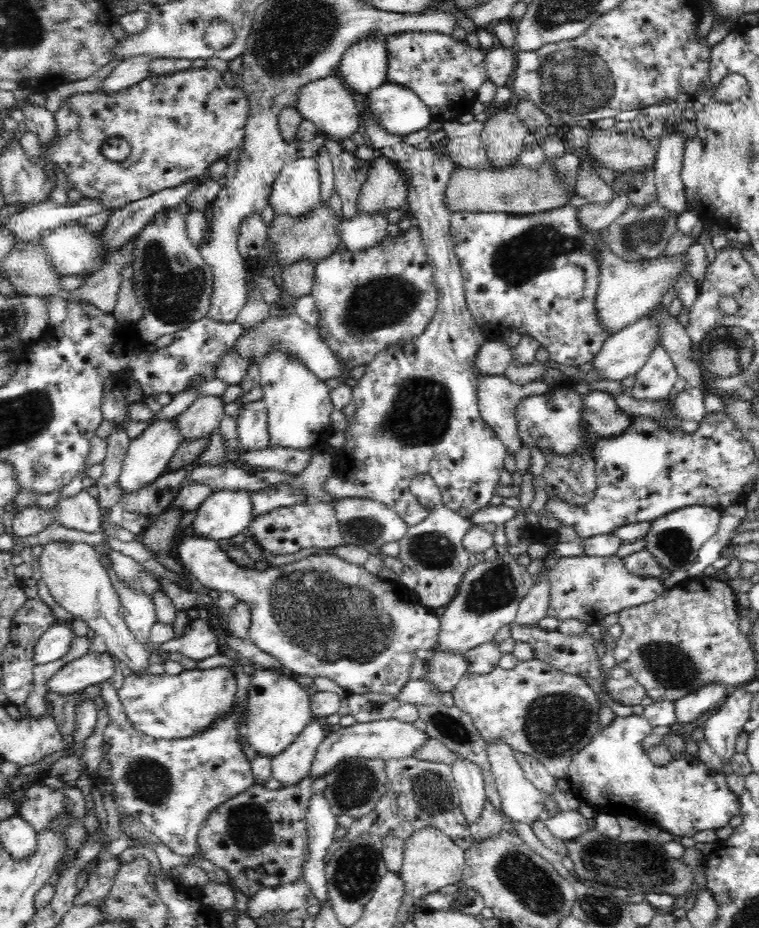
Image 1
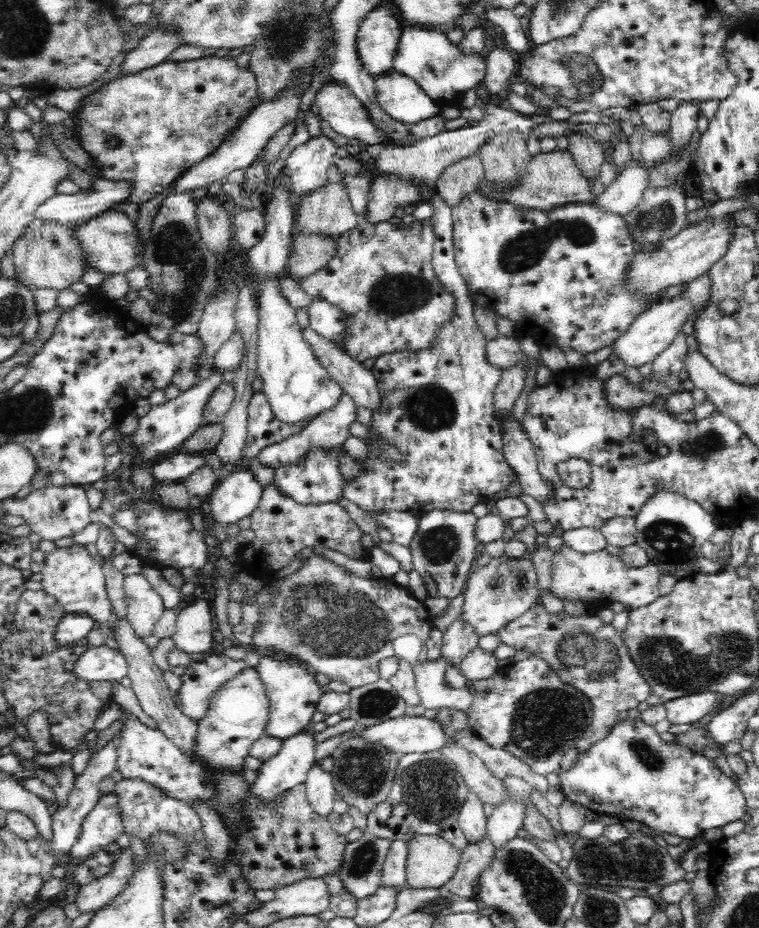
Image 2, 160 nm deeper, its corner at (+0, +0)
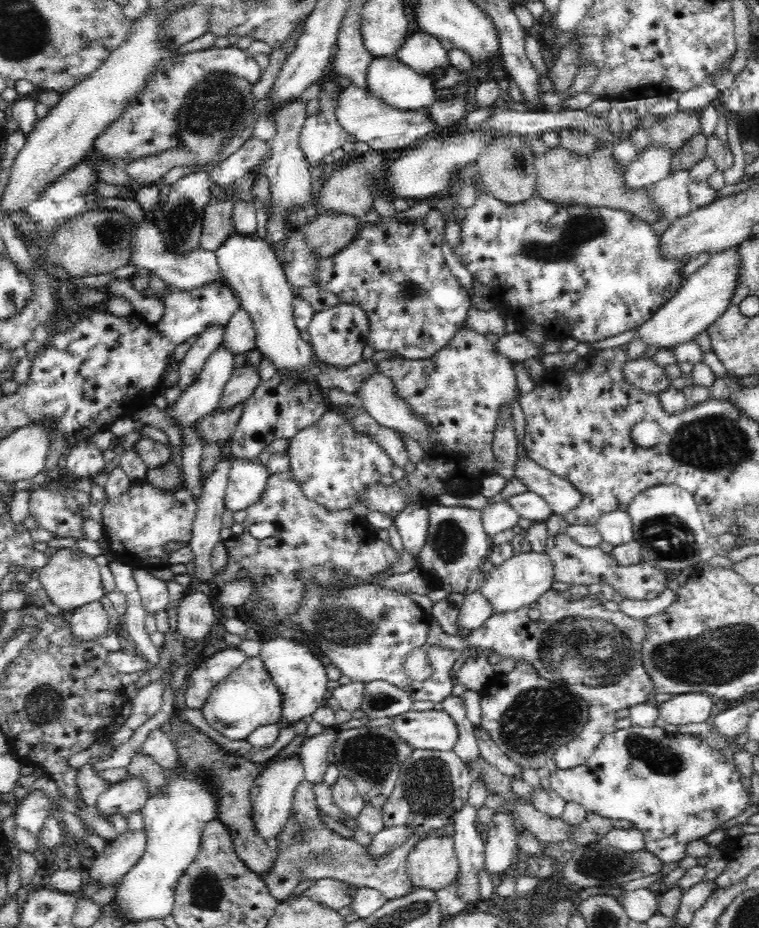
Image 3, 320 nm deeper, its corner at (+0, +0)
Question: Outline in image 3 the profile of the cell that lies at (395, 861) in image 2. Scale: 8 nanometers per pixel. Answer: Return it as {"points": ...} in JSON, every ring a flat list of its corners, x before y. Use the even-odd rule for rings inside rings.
{"points":[[305,779,296,788,293,814,289,817,284,831,278,834,273,843,274,850,276,850,274,866,268,874,264,874,262,880,269,889,270,895,279,902,291,897,300,882,308,879,316,881,321,878,335,878,357,888,372,888,378,890,386,901,395,900,403,898,413,890,412,881,407,873,407,856,414,846,427,837,453,838,455,833,455,824,448,825,441,830,416,832,404,844,374,859,370,857,365,846,358,844,354,839,343,838,323,825,313,785]]}

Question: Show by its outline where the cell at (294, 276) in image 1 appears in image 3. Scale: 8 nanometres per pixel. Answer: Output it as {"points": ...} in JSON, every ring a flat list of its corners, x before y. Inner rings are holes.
{"points":[[326,211,319,213,314,221,295,232,306,237,314,255,322,260,338,254,348,246,363,222,363,218,356,218,354,215]]}

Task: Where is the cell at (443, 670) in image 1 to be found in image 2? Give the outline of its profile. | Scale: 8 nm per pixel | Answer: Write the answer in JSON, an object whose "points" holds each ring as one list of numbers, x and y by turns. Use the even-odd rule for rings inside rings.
{"points":[[458,615,443,634,441,657,448,661,448,665,459,667,470,650,478,646,479,640,480,635,474,631,474,627,470,623,464,623,462,615]]}

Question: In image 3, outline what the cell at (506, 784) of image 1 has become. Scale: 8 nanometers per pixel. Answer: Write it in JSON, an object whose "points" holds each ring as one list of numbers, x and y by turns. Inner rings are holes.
{"points":[[500,811,488,824,488,842,485,845,485,868,496,880,506,872,515,856,518,834,511,815]]}

